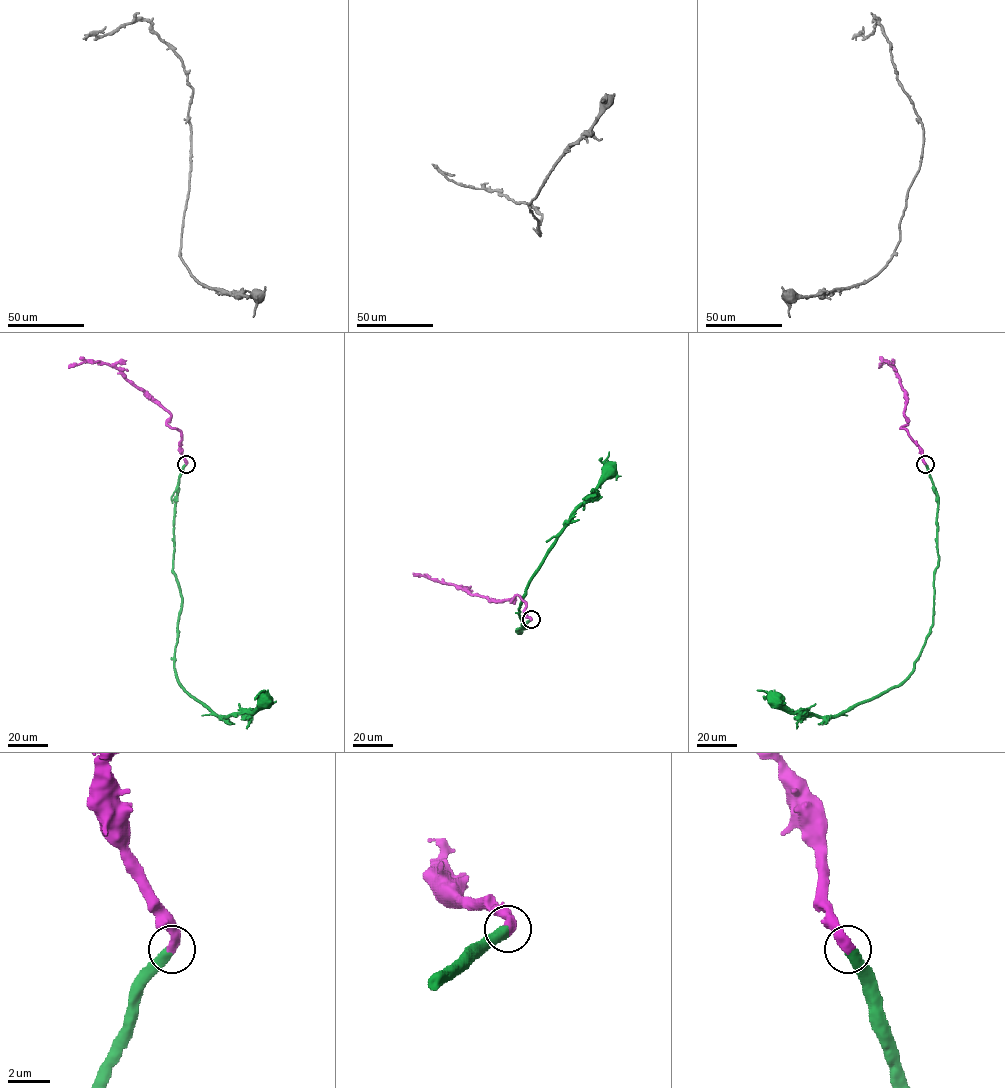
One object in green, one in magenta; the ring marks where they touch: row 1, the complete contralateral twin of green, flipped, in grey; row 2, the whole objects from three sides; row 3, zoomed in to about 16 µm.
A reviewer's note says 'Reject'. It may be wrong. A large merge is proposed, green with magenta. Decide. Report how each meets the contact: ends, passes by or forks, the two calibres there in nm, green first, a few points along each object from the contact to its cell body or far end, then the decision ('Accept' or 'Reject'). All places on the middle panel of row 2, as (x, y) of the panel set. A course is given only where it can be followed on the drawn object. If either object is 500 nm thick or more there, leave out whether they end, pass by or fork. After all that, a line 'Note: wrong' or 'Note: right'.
At the ring green ends. At the ring magenta ends. Thickness 480 nm (green) against 480 nm. Course of green: (531, 619), (518, 633), (519, 628), (526, 628), (522, 627), (519, 608), (528, 582), (573, 512), (608, 471). Course of magenta: (531, 619), (525, 615), (525, 603), (517, 595), (511, 602), (515, 599), (494, 601), (413, 573). Accept
Note: wrong

